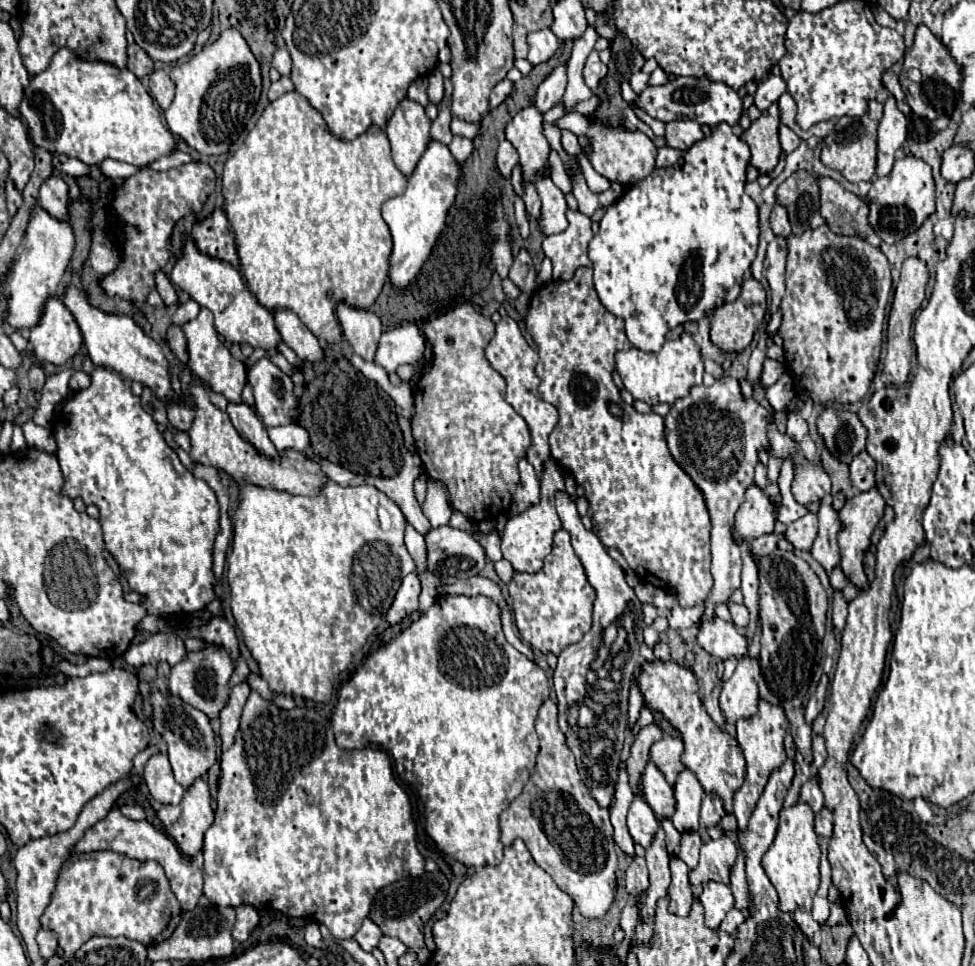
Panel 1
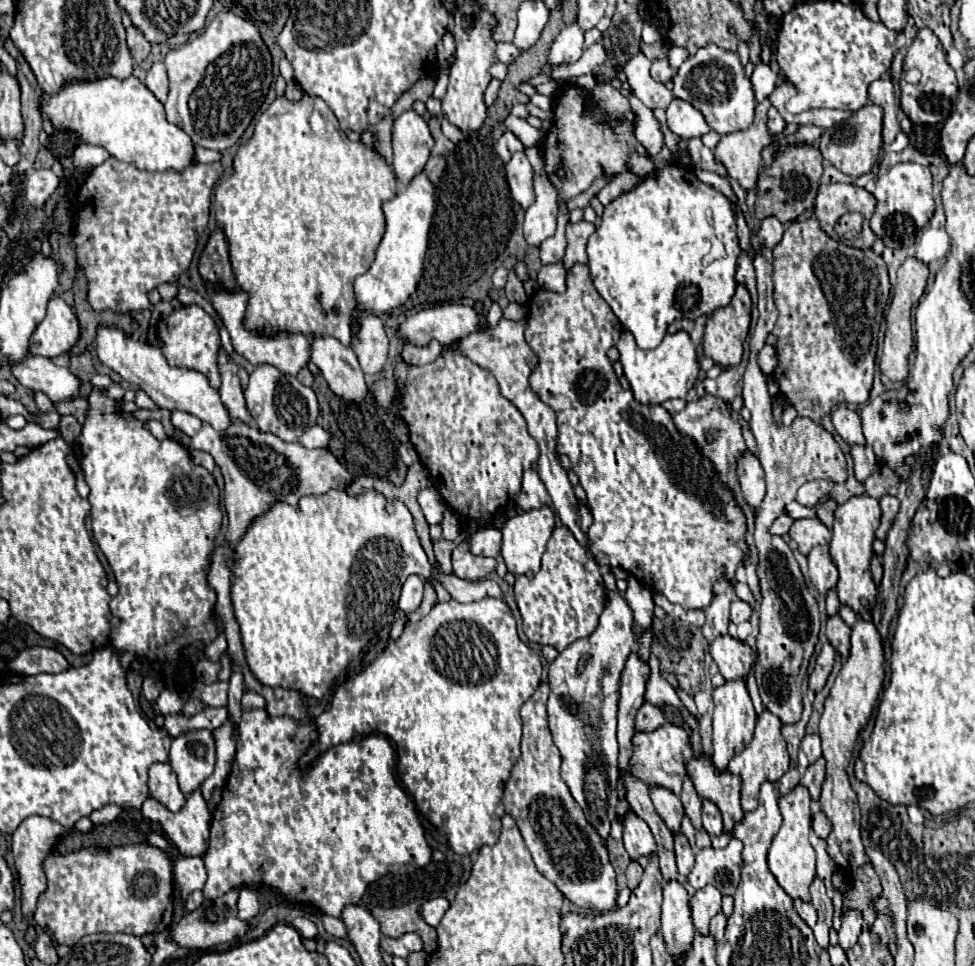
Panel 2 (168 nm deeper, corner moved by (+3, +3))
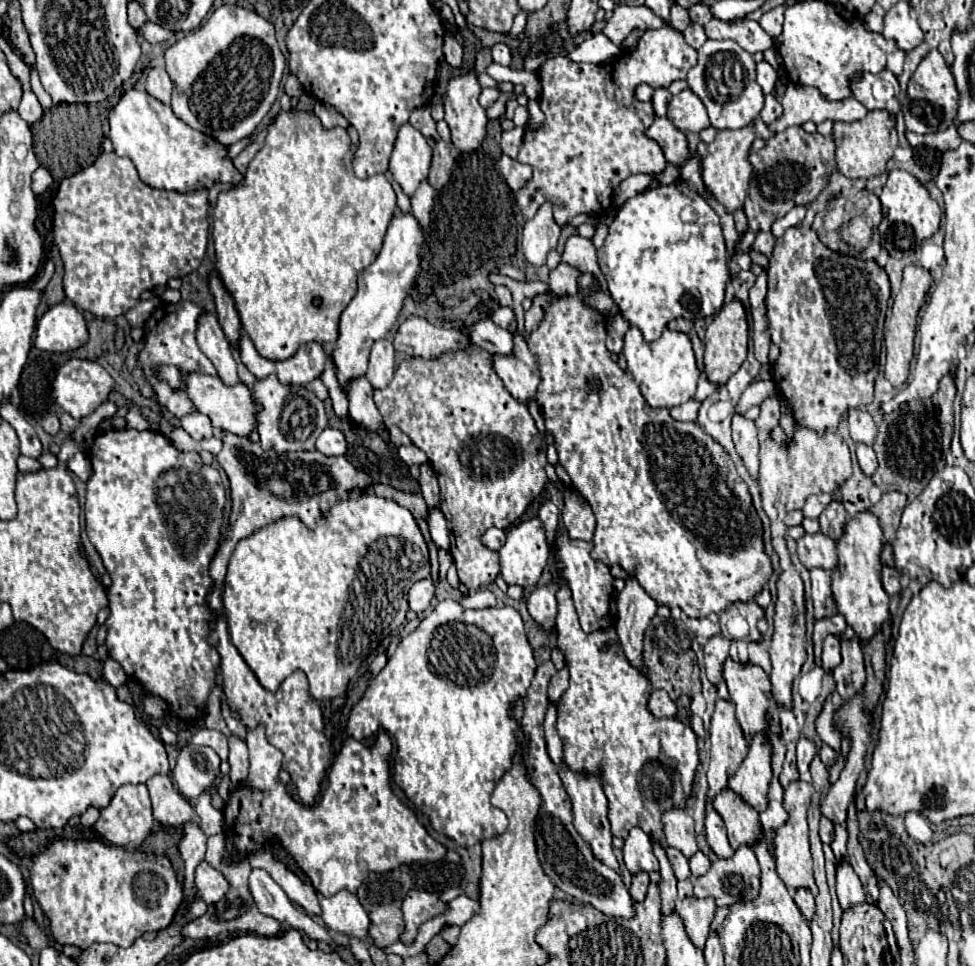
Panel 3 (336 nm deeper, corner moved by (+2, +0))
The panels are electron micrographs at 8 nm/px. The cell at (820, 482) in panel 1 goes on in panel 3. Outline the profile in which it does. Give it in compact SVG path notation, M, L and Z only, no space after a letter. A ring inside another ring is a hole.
M822 493L822 495L810 495L810 499L806 499L806 505L802 507L802 513L804 517L810 517L810 519L818 519L818 515L824 511L824 507L832 501L832 497L828 493Z

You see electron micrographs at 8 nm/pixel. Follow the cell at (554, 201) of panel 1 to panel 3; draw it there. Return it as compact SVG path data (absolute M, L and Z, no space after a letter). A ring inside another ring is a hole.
M544 203L538 213L524 223L522 231L522 251L528 263L540 267L546 263L546 253L556 247L560 237L560 227L552 217L550 203Z

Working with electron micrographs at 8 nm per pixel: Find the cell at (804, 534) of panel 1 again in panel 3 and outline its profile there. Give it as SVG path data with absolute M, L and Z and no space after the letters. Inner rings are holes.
M804 533L798 541L798 557L806 569L822 567L826 571L832 571L838 563L836 557L836 543L824 533Z

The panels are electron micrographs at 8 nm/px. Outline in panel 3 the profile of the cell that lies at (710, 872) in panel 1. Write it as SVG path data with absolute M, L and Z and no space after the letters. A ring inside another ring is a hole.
M738 847L730 859L714 861L706 875L692 877L692 885L694 885L696 897L714 897L718 907L756 897L760 889L760 867L758 867L754 851L750 847Z

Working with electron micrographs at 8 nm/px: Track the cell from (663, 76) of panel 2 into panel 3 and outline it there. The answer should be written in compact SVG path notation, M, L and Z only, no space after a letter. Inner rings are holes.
M670 25L646 31L638 41L638 47L630 53L622 53L612 63L592 65L592 63L572 63L560 55L560 49L548 49L554 57L548 59L540 71L538 79L542 85L540 93L540 109L546 115L546 123L538 131L526 131L518 161L528 163L534 169L532 179L526 183L524 189L516 193L516 201L522 209L524 219L532 219L538 207L544 201L550 201L554 207L554 221L562 227L572 217L580 213L588 213L600 217L610 207L610 197L614 187L634 173L648 173L656 175L664 171L666 157L656 141L644 135L646 127L654 121L652 103L640 103L634 99L634 89L638 83L648 83L650 87L670 87L676 79L686 79L686 73L696 63L696 49L686 45L682 33Z

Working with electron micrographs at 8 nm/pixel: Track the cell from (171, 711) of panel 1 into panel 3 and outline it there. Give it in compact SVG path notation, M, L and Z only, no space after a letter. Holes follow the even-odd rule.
M186 745L172 769L178 791L186 799L196 799L216 779L220 757L210 747Z

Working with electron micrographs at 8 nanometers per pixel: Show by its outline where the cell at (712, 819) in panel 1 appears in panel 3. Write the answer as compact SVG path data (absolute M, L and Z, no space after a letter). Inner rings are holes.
M708 807L708 811L706 811L706 839L718 857L730 857L734 853L734 849L730 847L728 837L726 837L724 821L712 807Z

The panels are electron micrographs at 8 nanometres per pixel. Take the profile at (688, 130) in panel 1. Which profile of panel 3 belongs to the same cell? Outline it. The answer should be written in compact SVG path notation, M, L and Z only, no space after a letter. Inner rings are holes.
M684 89L682 93L672 97L666 117L680 131L700 133L702 129L710 127L710 121L708 121L708 115L706 115L706 107L702 105L702 101L690 89Z

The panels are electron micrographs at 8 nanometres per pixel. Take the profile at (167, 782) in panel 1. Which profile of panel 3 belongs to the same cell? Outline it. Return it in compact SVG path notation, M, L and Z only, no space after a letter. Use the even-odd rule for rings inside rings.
M154 775L146 781L149 797L152 799L154 819L162 825L178 827L194 817L192 805L174 789L168 775Z

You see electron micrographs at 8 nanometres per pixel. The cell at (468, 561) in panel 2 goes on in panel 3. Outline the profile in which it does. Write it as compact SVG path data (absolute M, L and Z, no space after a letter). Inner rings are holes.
M476 345L458 353L444 353L438 359L404 359L394 379L384 389L374 391L376 407L384 425L398 425L412 443L428 455L432 469L440 483L440 511L444 513L450 529L450 555L458 567L460 581L468 591L486 589L500 573L500 559L496 551L486 549L480 537L490 527L510 527L516 523L528 505L540 497L546 485L546 443L538 435L528 407L516 401L500 377L494 373L490 355Z

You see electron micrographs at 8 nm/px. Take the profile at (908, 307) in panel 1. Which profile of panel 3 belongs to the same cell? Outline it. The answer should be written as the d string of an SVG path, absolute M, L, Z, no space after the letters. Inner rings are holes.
M908 265L904 269L904 279L902 279L902 289L894 299L892 305L892 317L886 325L886 333L884 333L884 341L886 341L886 367L884 367L884 377L896 387L902 389L910 372L910 361L914 357L914 331L916 331L916 317L918 311L926 299L926 293L930 289L932 277L930 273L920 267L920 265Z

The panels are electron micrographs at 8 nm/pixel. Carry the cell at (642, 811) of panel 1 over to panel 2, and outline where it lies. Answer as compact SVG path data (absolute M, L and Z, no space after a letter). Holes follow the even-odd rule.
M629 812L623 826L623 844L631 860L637 860L639 856L651 856L655 852L653 834L639 816L633 816L633 812Z

